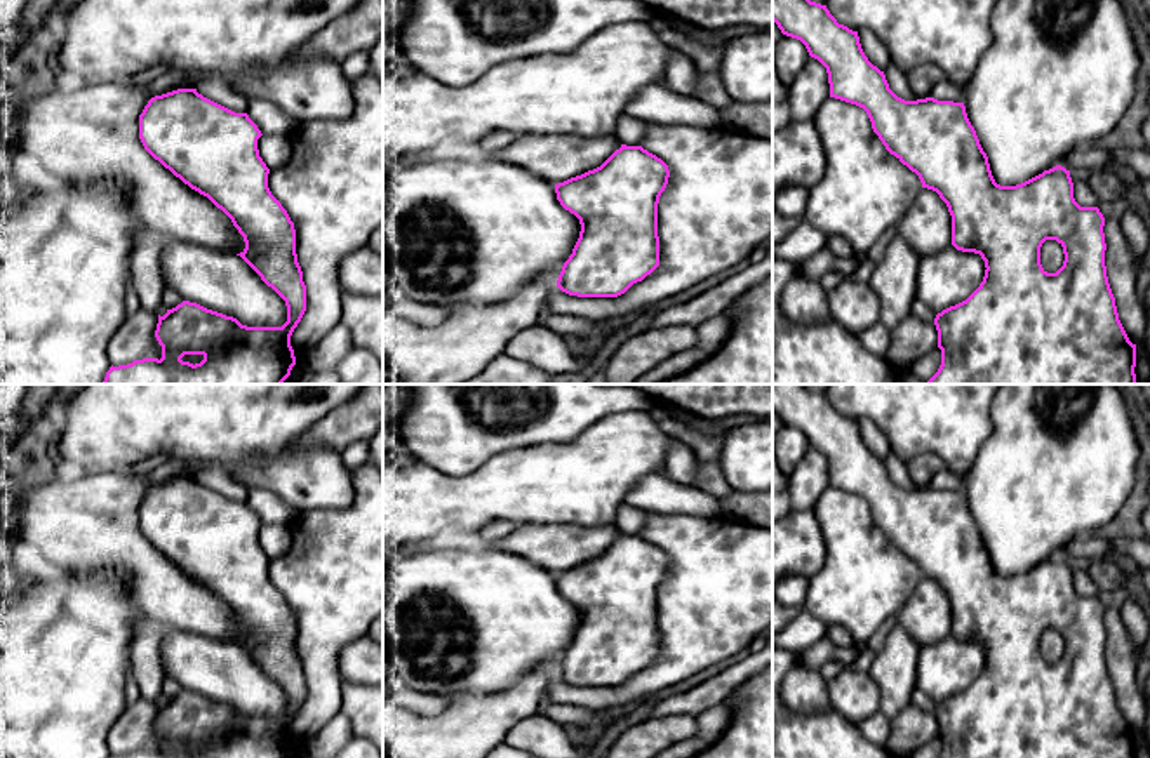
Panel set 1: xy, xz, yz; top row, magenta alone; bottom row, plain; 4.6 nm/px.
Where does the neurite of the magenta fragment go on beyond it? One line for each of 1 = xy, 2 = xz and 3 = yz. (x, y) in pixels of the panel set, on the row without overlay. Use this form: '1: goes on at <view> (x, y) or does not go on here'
1: does not go on here
2: does not go on here
3: does not go on here

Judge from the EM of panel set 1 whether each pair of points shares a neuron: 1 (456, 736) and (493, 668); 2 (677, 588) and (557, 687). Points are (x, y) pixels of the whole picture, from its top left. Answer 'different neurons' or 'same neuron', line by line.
1: different neurons
2: same neuron

